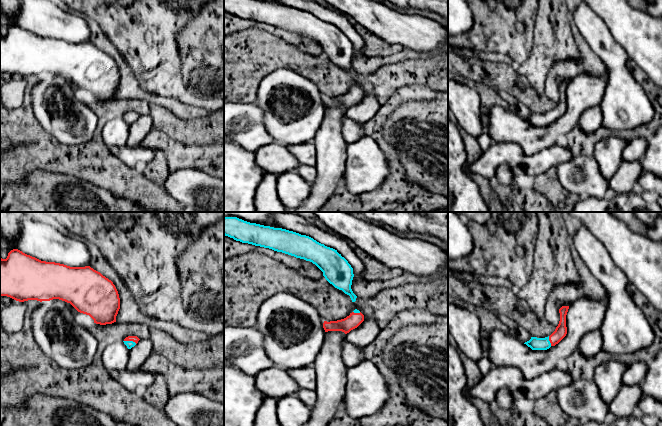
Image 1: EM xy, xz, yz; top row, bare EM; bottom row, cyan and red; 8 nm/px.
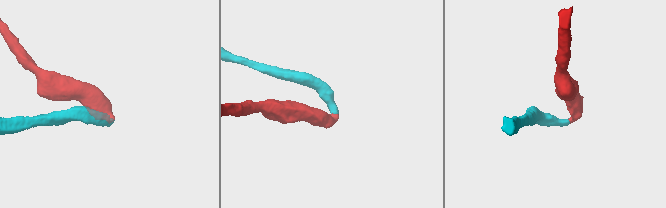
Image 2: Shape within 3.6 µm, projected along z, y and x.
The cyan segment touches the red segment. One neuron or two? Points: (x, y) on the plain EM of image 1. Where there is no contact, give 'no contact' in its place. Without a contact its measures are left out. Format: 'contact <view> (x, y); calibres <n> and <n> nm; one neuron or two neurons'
contact xy (130, 117); calibres 60 and 50 nm; one neuron

